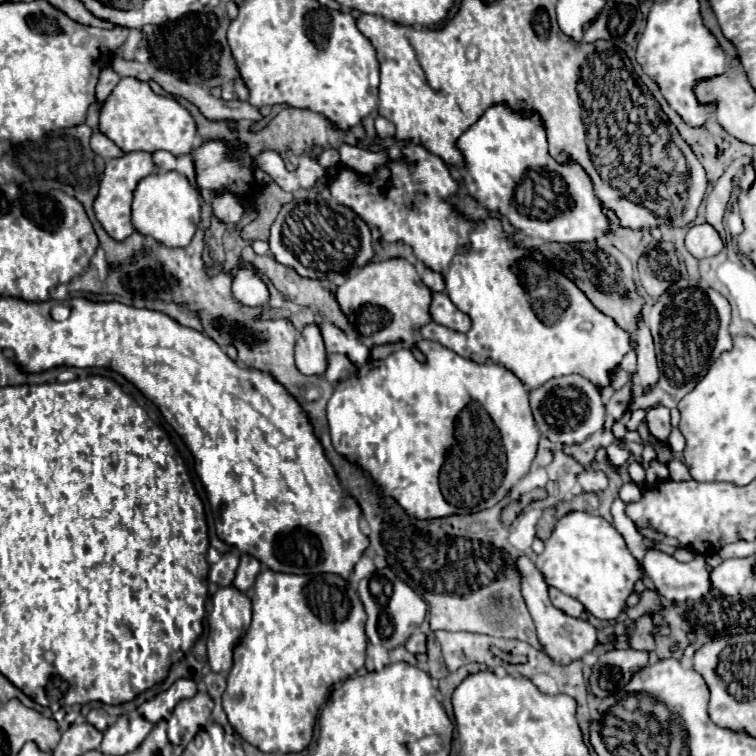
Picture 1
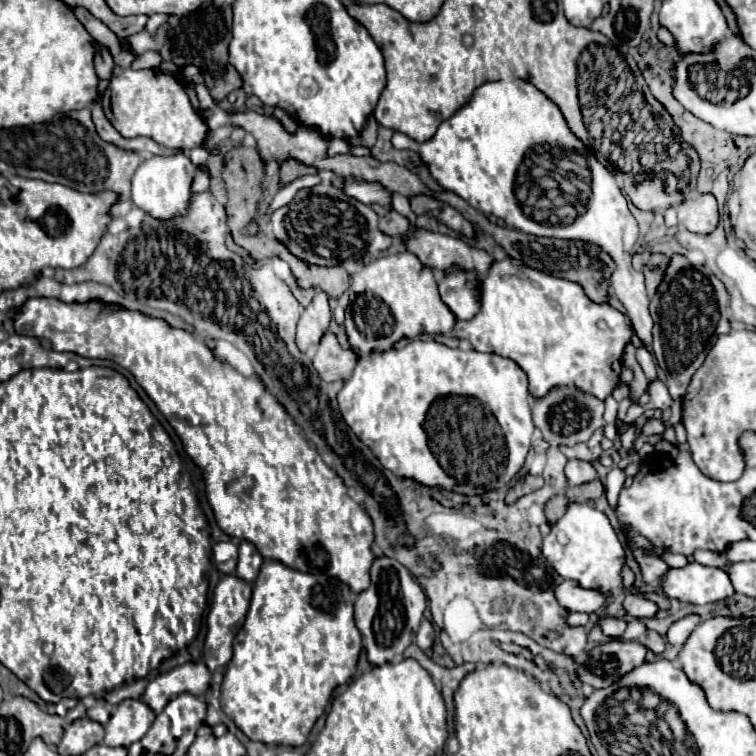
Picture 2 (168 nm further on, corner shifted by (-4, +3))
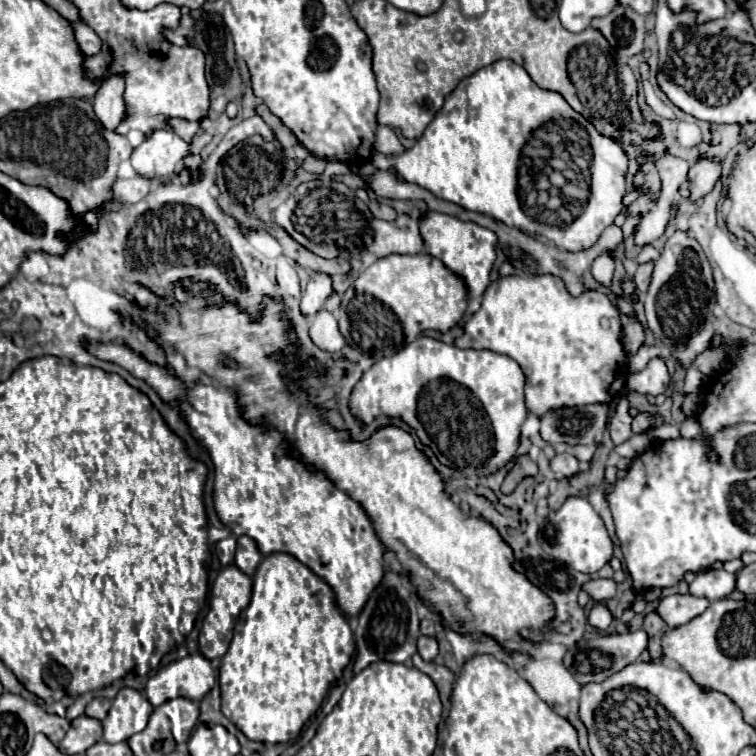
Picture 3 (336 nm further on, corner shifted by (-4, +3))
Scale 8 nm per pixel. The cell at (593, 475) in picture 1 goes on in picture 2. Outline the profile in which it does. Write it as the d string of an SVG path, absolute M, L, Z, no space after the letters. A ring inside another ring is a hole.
M568 459L564 473L566 473L570 485L582 485L582 483L594 481L598 477L594 467L588 461L580 461L580 459Z

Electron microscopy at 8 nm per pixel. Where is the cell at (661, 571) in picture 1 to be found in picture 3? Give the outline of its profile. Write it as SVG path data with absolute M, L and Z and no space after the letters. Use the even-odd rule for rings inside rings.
M712 569L698 573L696 579L688 585L688 593L694 597L706 597L710 601L718 601L728 597L736 589L736 575L726 569Z

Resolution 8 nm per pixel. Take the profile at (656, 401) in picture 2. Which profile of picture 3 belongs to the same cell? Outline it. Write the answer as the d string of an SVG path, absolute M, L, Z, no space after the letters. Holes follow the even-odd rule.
M654 357L646 365L646 369L642 369L634 375L628 375L626 389L656 397L656 395L662 395L668 391L668 383L670 383L670 377L668 377L668 369L666 369L664 361L660 357Z

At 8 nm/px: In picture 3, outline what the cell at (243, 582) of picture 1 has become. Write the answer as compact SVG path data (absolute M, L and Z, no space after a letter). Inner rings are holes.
M238 537L238 549L236 549L236 559L234 565L244 571L246 575L254 575L256 565L262 561L262 555L256 547L256 543L250 537Z

